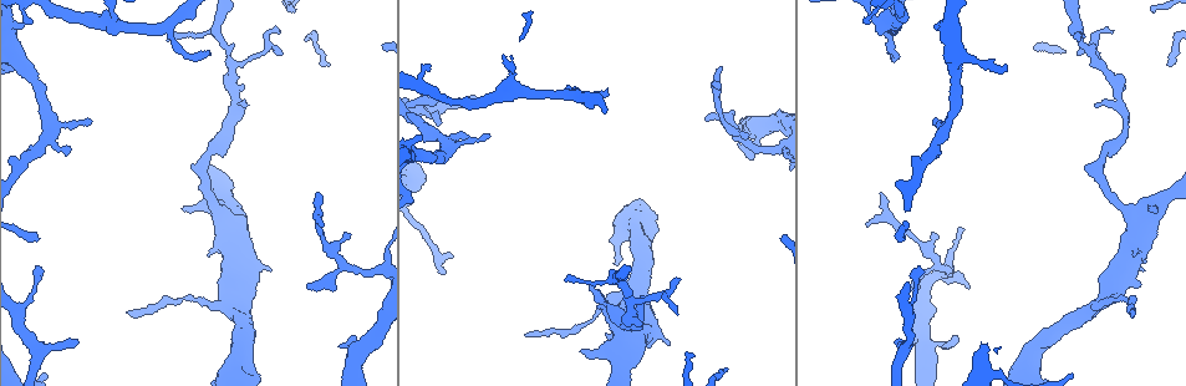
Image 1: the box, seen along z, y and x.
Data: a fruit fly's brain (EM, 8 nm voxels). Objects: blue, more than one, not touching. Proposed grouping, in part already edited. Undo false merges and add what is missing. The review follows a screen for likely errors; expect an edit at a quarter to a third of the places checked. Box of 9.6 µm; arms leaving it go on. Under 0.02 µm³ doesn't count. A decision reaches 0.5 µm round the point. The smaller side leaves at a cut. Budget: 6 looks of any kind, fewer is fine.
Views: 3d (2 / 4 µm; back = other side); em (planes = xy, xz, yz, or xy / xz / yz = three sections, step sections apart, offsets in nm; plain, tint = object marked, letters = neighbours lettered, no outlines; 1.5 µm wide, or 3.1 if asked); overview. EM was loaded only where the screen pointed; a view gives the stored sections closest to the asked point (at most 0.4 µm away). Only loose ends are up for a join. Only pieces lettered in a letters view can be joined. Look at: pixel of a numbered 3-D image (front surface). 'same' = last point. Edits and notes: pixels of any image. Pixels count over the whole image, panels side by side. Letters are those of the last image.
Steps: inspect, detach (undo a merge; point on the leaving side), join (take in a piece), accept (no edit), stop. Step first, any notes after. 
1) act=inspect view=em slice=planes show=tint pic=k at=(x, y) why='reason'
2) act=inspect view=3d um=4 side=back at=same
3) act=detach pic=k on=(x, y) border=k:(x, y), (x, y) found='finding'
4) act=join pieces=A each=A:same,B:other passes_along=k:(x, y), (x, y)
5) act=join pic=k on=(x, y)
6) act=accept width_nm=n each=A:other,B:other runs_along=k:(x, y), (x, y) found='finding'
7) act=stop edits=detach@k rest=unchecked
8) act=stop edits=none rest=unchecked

act=inspect view=em slice=xz step=4 show=tint pic=1 at=(209, 150) why='narrows sharply'

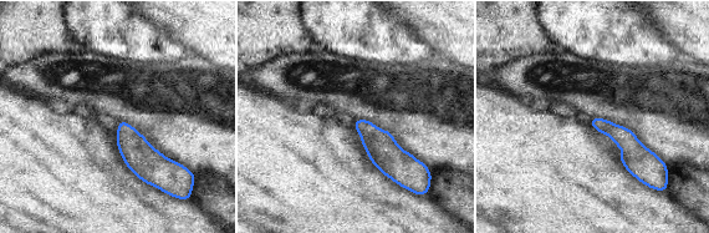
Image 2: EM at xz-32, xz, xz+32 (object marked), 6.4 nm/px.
act=inspect view=em slice=xy step=4 show=tint at=same

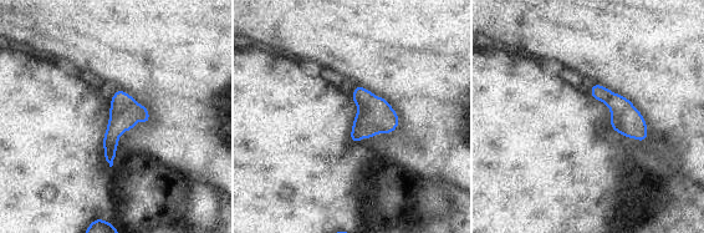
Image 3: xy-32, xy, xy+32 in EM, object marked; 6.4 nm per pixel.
act=inspect view=em slice=xy step=4 show=letters at=same

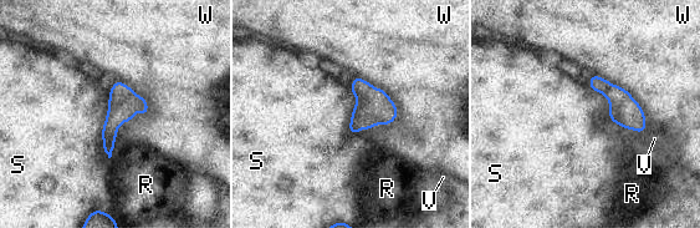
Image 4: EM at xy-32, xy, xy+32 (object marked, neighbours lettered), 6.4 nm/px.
act=accept each=R:other,S:other,V:other,W:other border=4:(118, 80), (147, 112), (116, 136) found='one neuron here'

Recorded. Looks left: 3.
act=inspect view=em slice=planes show=tint pic=1 at=(1099, 64) why='a fork'

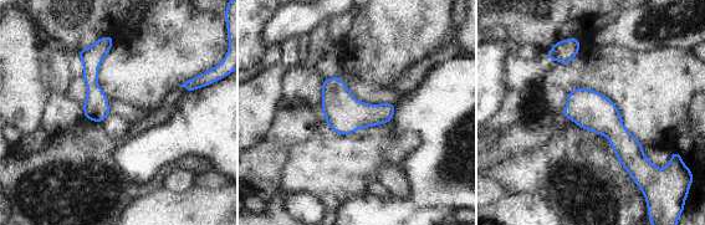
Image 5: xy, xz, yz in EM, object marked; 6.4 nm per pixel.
act=inspect view=em slice=planes show=letters at=same

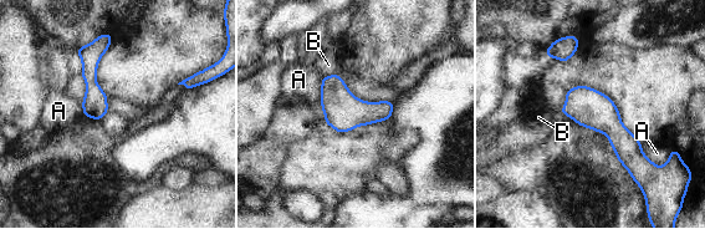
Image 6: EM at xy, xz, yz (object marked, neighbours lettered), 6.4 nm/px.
act=accept longest_contact=A:280nm each=A:other,B:other found='all the same neuron'

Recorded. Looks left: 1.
act=inspect view=em slice=planes show=letters pic=1 at=(935, 234) why='branch stops here'

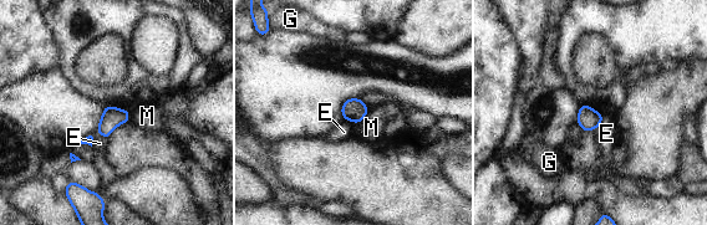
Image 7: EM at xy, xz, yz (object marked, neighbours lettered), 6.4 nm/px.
act=accept width_nm=140 each=E:other,G:other,M:other border=7:(604, 116), (603, 121), (594, 129) found='no lettered piece goes on from it'

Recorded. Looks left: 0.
act=stop edits=none rest=unchecked

